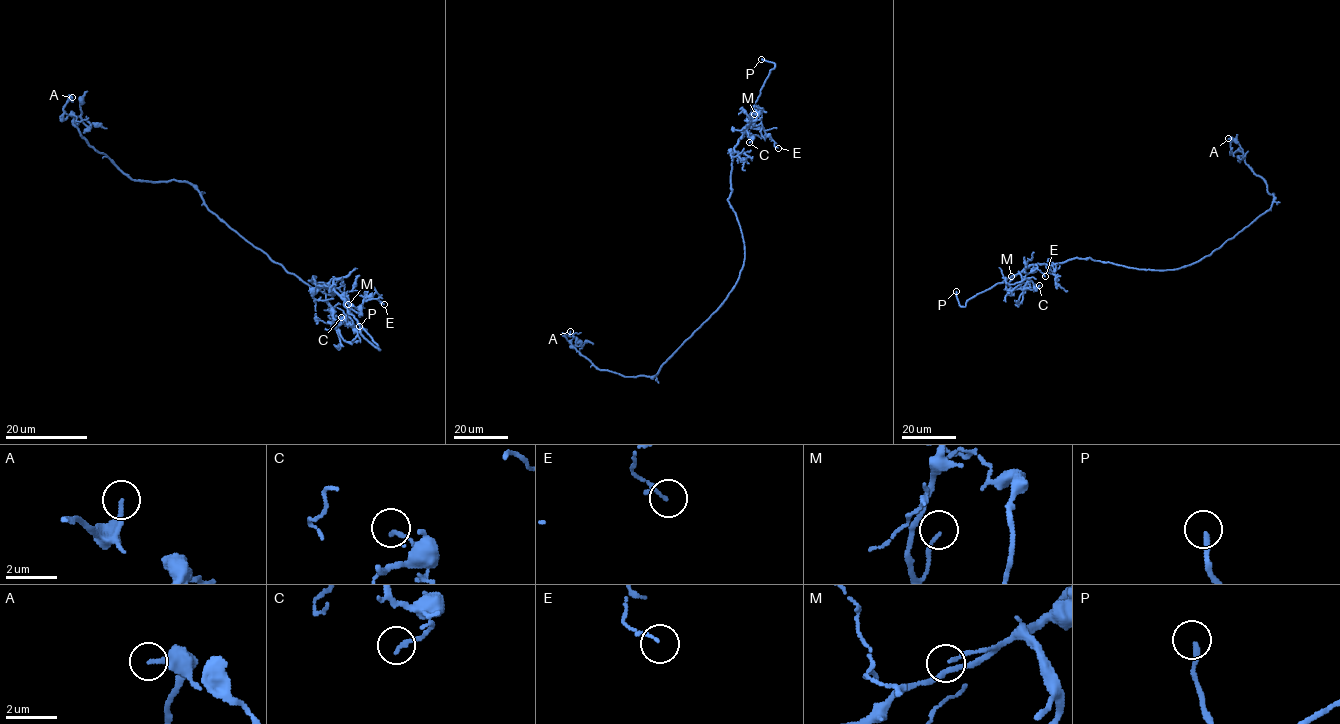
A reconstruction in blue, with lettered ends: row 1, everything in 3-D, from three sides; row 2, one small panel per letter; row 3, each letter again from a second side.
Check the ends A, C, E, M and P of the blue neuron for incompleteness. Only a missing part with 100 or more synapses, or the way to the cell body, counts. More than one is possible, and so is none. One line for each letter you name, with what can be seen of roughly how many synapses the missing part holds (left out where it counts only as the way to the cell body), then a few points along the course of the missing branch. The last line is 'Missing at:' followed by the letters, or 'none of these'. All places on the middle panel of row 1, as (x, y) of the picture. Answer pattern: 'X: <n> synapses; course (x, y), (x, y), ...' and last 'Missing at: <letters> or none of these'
P: course (761, 59), (740, 59), (692, 85)
Missing at: P

